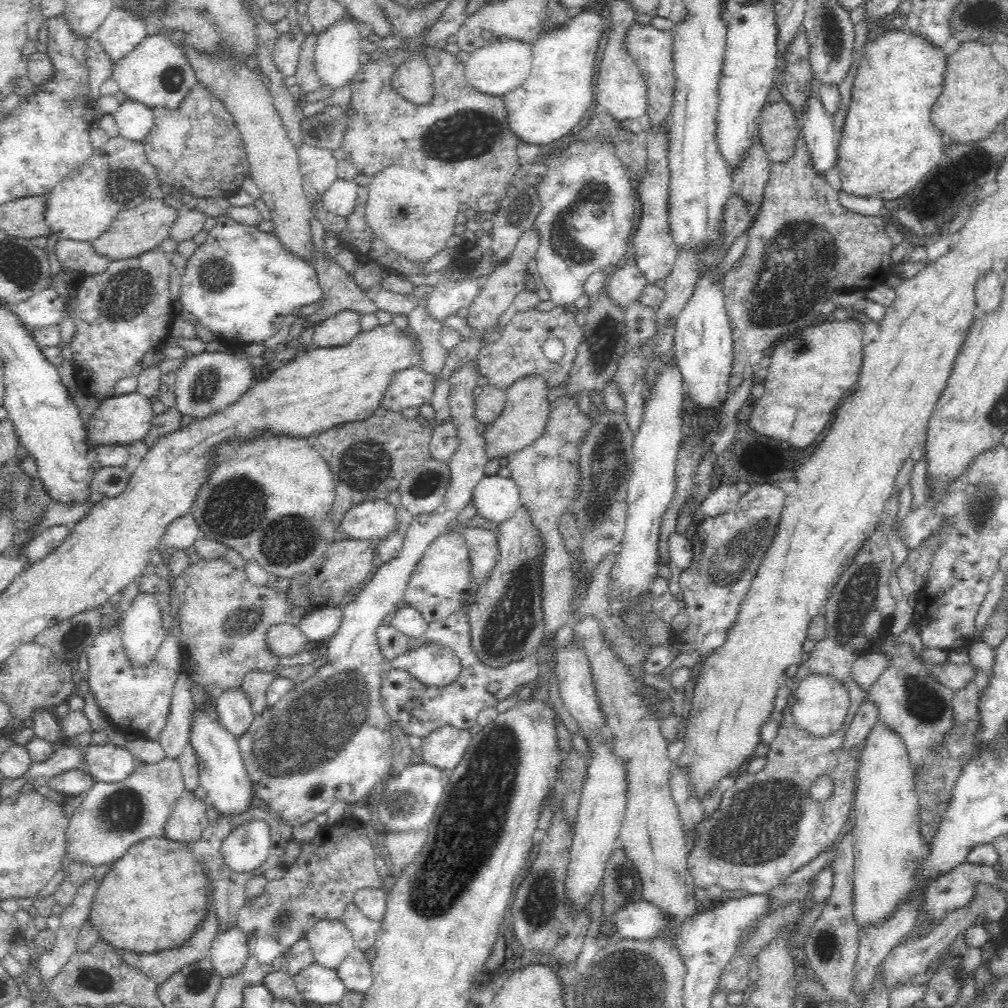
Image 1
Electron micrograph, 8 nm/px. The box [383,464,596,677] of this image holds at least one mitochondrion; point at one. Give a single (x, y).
(505, 632)

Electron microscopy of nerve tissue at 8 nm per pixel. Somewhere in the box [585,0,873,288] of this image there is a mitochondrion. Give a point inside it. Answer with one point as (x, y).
(831, 32)

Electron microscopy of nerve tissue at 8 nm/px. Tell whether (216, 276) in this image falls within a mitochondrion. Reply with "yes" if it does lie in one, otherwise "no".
yes

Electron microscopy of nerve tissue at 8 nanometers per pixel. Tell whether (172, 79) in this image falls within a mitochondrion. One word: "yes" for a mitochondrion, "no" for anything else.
yes

